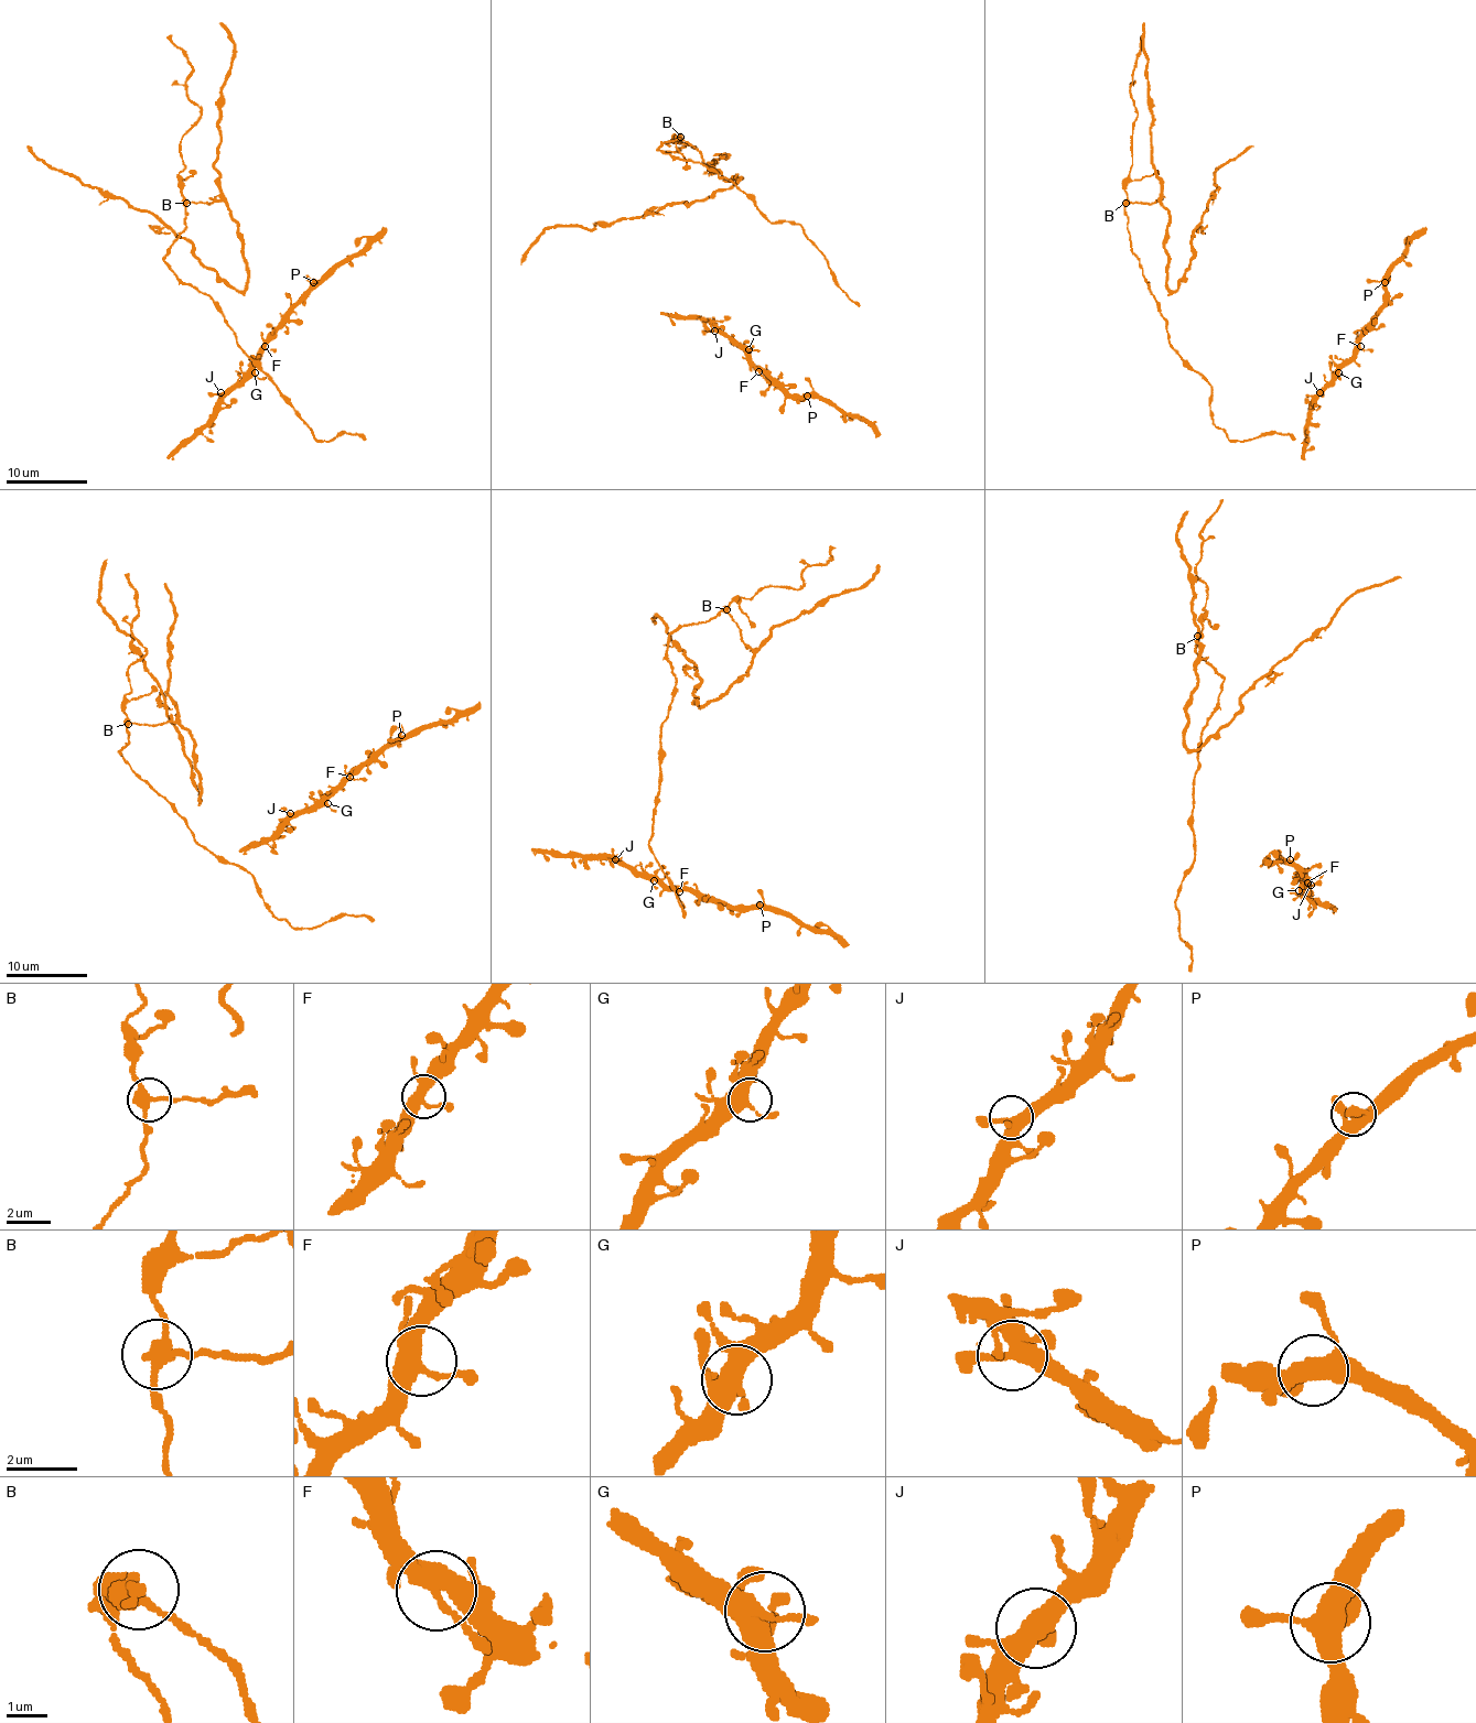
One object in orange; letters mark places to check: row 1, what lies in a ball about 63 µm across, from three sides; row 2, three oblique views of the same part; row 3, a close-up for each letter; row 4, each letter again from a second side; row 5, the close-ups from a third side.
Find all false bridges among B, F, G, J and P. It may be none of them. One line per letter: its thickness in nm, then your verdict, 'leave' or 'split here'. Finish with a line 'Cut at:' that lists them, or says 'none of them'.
B: 320 nm | split here
F: 400 nm | leave
G: 400 nm | leave
J: 380 nm | leave
P: 400 nm | leave
Cut at: B

